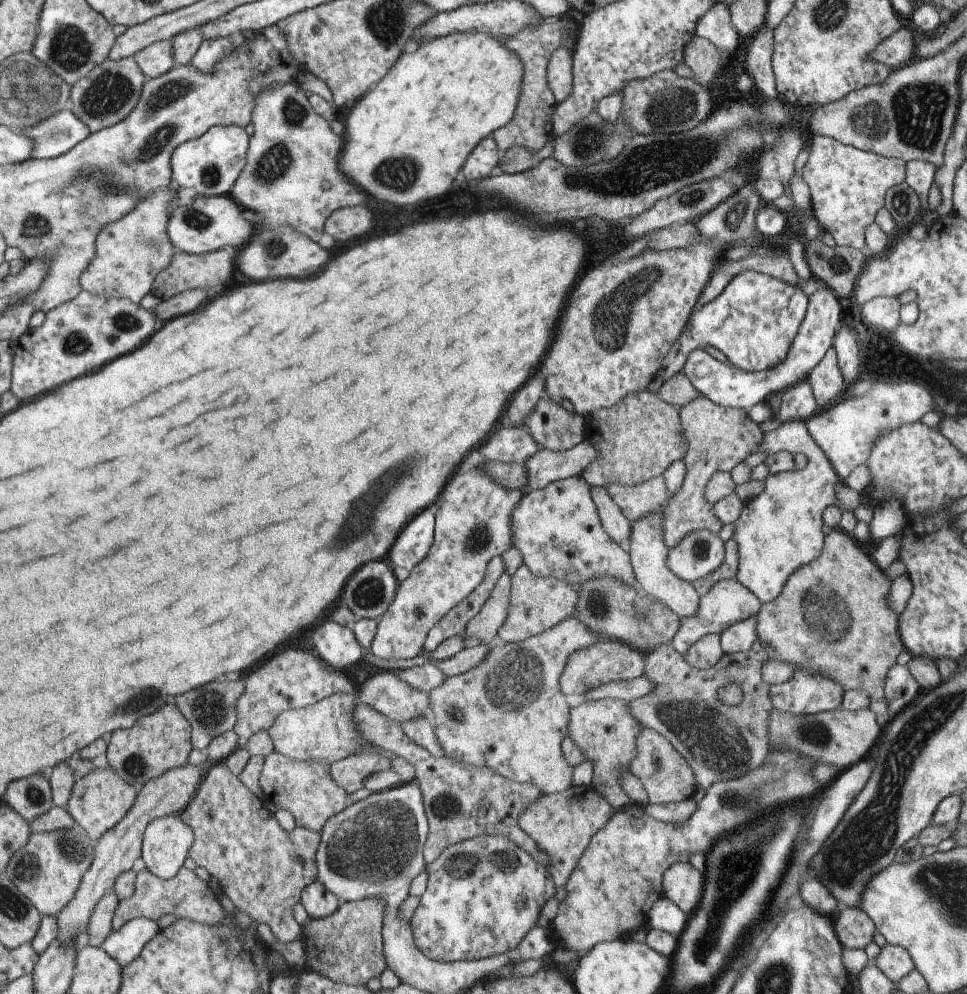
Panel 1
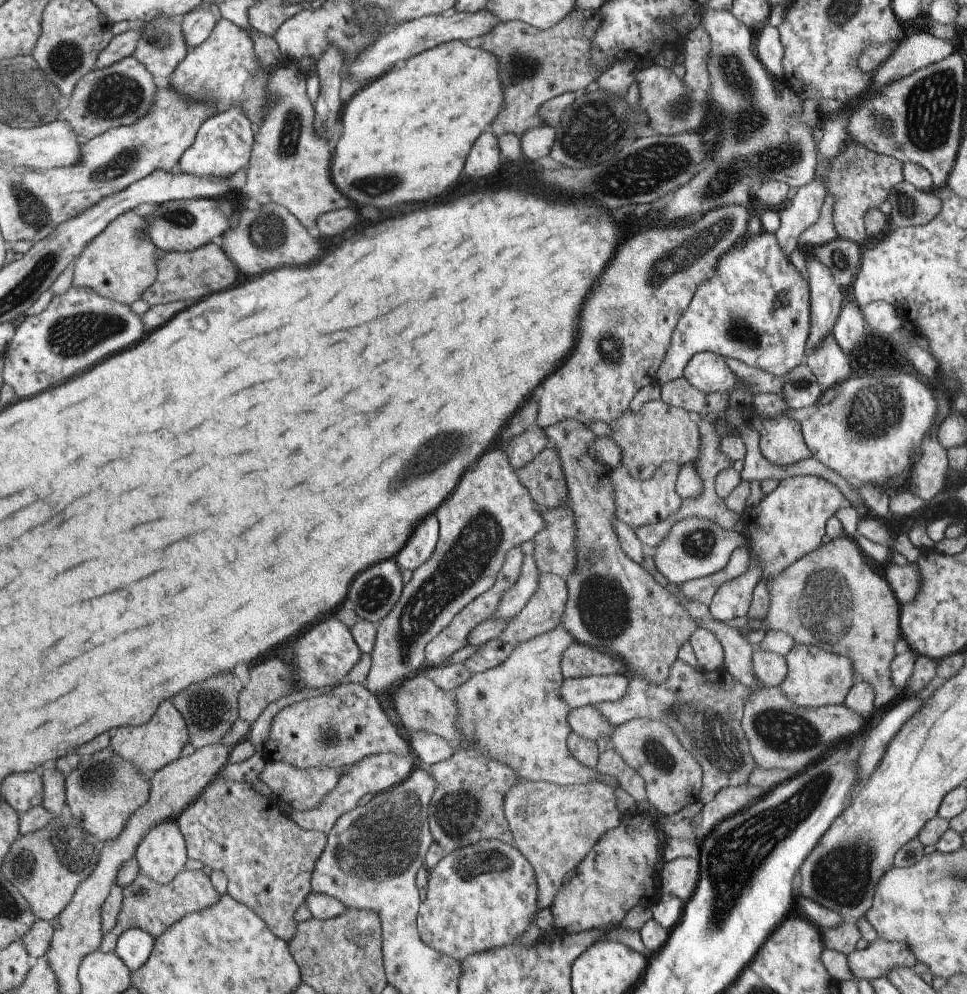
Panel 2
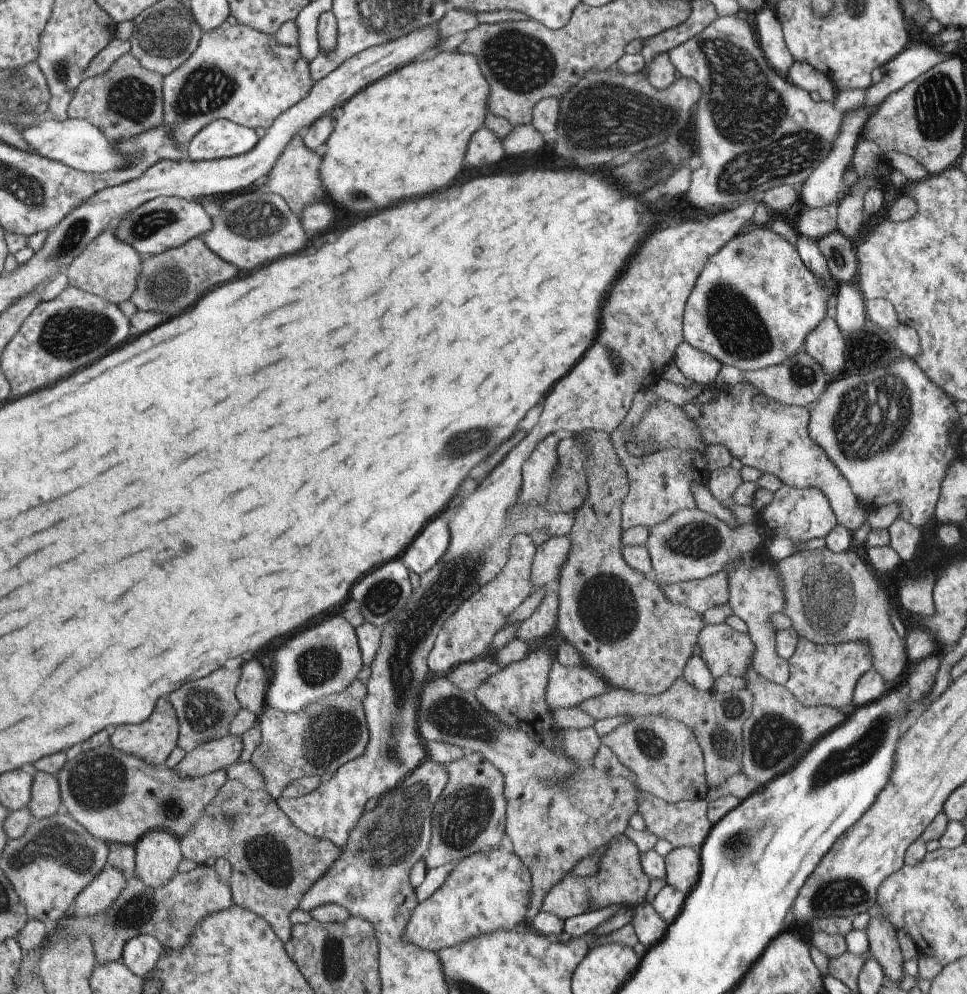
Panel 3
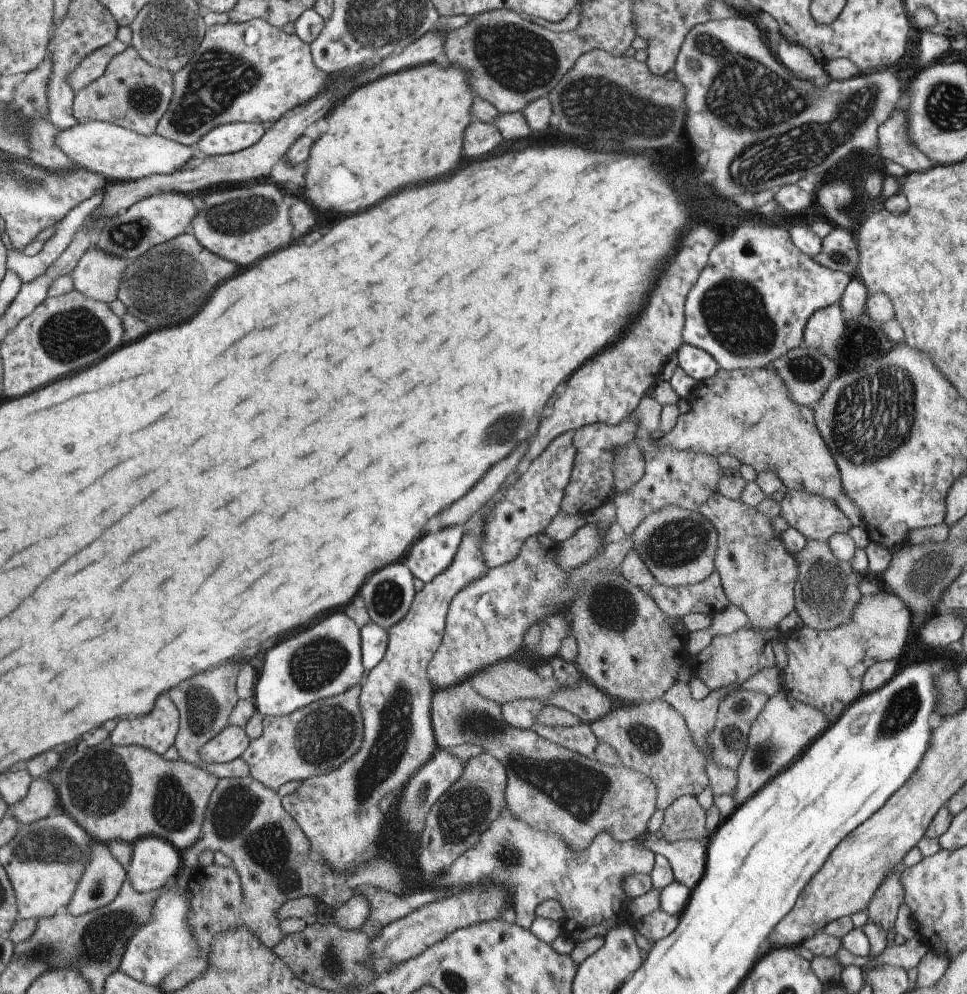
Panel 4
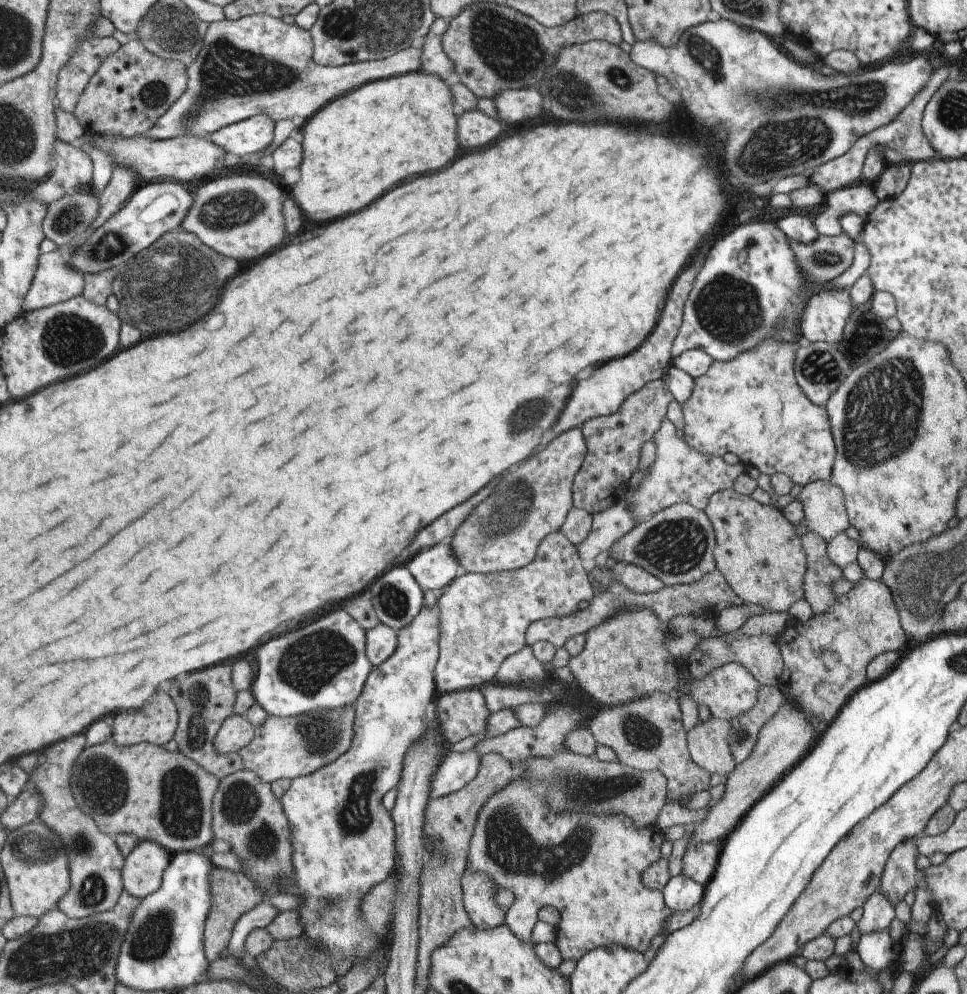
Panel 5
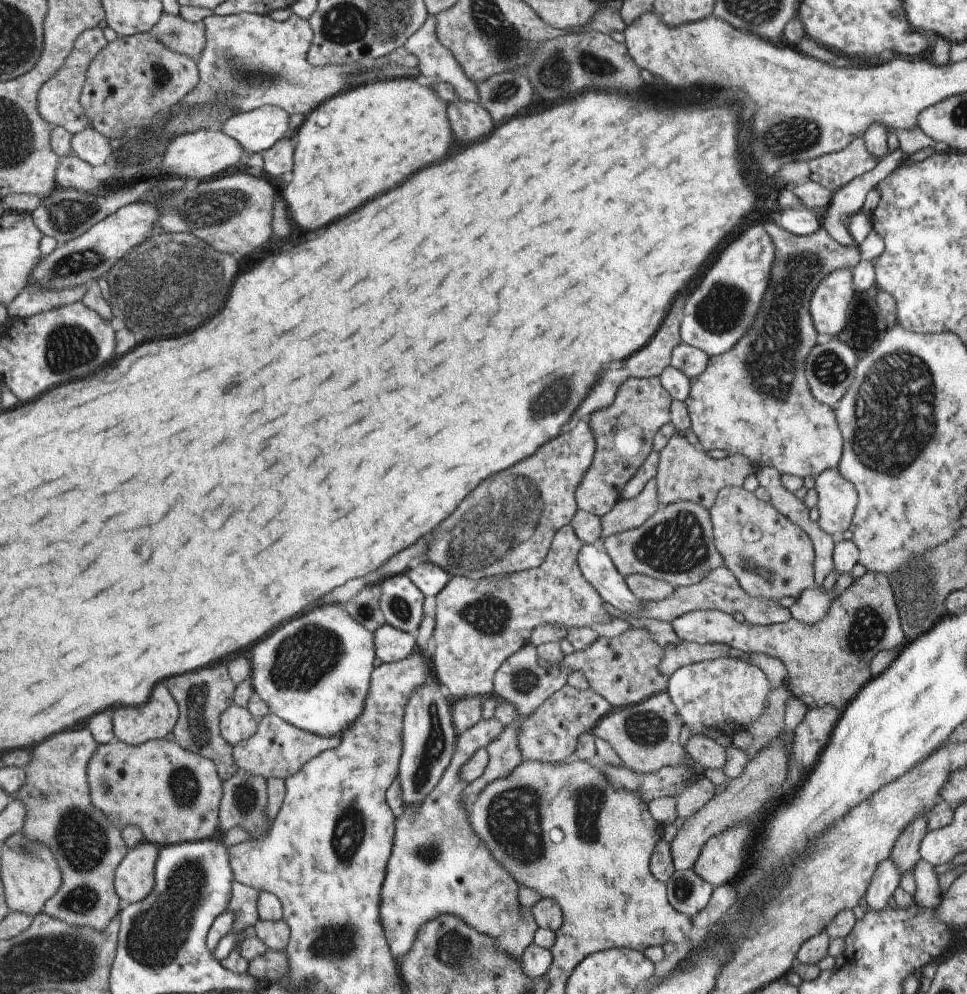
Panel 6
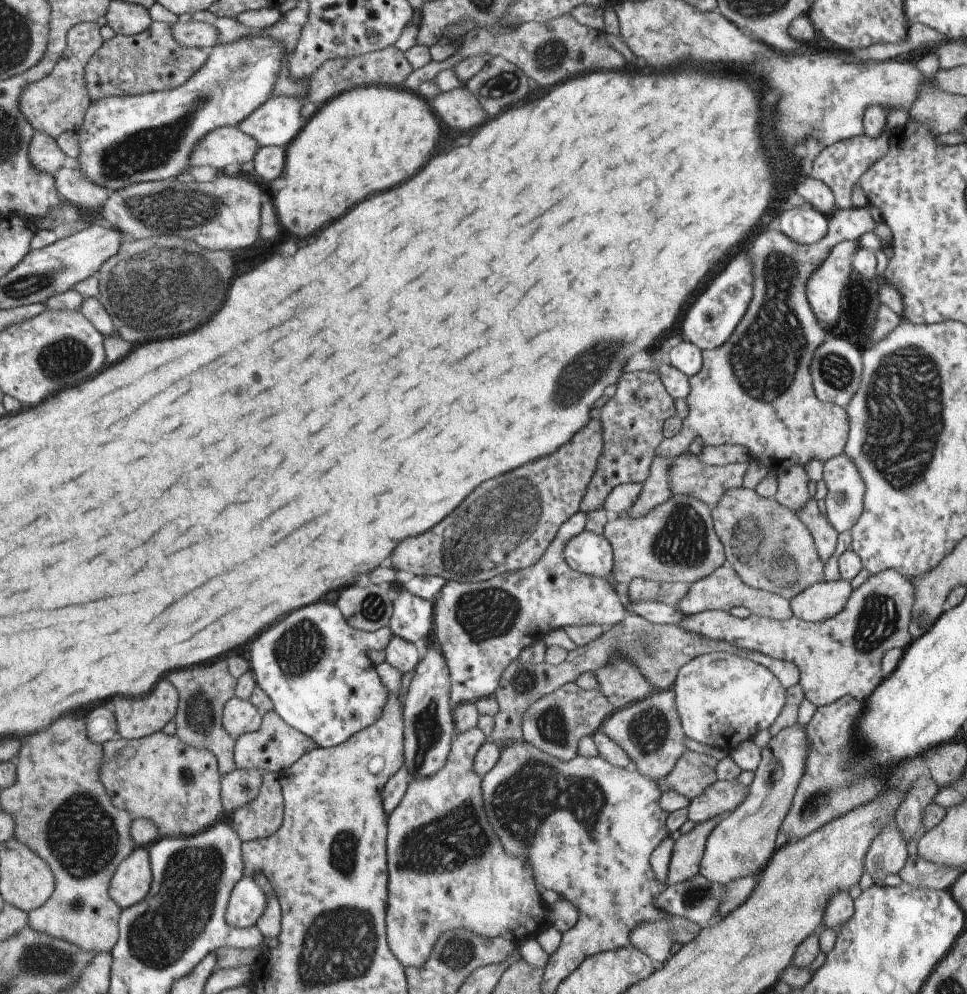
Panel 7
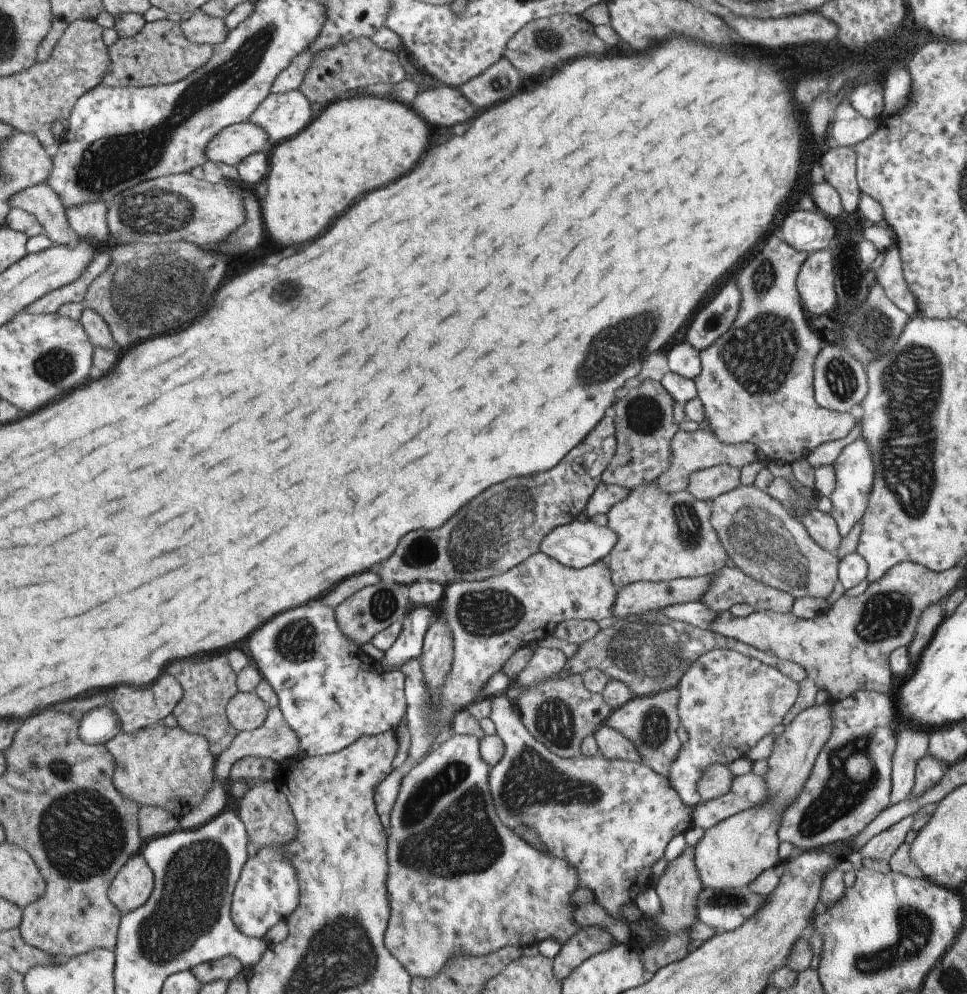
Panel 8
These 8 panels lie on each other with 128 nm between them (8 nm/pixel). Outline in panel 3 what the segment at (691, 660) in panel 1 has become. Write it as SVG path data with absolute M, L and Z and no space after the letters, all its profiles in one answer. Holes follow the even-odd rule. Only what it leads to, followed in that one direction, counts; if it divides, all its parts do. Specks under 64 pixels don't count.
M728 624L703 625L695 639L699 646L700 657L704 660L705 667L713 680L723 675L743 676L746 668L752 665L753 642L748 634L735 632Z

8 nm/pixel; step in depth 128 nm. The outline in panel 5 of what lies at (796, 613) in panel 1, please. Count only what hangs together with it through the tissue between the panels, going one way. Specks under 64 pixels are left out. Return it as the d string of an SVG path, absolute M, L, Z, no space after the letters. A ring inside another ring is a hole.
M806 530L800 537L806 557L803 576L803 599L809 604L815 616L824 614L836 598L831 592L831 584L846 575L846 572L829 562L826 543L821 536Z

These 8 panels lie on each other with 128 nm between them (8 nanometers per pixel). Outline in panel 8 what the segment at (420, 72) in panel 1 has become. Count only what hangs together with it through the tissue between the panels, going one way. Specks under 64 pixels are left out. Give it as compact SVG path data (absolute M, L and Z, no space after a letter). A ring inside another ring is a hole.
M353 94L328 103L301 132L270 146L268 172L263 180L267 180L269 188L261 202L267 236L281 246L293 246L317 238L341 212L347 210L347 206L355 202L355 198L361 198L365 192L381 188L409 172L427 142L427 124L409 105L396 99Z

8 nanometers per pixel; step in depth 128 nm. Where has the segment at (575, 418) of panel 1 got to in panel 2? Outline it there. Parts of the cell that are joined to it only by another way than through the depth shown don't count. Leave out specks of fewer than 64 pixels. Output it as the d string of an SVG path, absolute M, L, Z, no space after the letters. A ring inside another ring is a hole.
M573 419L556 422L546 426L543 429L543 434L546 436L546 440L553 450L555 450L560 465L562 466L562 474L564 475L564 482L566 483L566 490L569 496L569 505L571 507L574 516L574 525L576 526L576 540L574 541L574 551L576 552L576 570L571 573L565 580L566 591L568 597L562 614L561 626L569 631L569 634L574 638L574 642L583 643L590 647L597 647L608 653L613 653L615 656L622 660L622 663L626 666L627 676L633 676L635 673L641 675L648 683L658 685L662 683L668 676L669 667L673 664L674 660L678 656L678 650L683 643L687 643L689 636L694 632L695 629L699 628L696 626L696 622L682 609L682 606L678 604L678 600L674 597L671 592L664 589L657 583L657 581L642 568L636 562L633 562L627 555L621 550L620 544L617 542L616 534L613 532L610 522L615 520L614 516L614 502L612 495L612 484L610 483L610 468L603 468L599 465L600 463L596 459L591 459L587 454L586 450L590 445L590 442L595 436L585 428L581 422L574 421Z

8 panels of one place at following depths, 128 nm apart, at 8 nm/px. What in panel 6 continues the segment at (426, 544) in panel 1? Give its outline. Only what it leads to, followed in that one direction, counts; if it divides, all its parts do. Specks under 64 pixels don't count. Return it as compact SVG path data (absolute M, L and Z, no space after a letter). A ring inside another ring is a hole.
M429 561L419 562L405 573L423 596L436 596L451 577L446 570Z

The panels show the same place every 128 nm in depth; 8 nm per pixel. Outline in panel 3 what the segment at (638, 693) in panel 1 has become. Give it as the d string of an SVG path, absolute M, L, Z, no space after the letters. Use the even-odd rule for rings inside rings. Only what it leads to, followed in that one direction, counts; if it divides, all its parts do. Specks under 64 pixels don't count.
M555 660L548 676L545 700L551 710L577 707L609 688L611 686L589 668L564 667Z

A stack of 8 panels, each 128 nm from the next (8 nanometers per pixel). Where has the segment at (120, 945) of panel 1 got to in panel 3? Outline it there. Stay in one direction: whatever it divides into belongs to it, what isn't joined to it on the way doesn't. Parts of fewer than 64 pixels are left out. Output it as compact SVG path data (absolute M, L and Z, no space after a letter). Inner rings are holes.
M137 935L124 942L120 958L131 973L143 978L158 961L164 943L149 935Z

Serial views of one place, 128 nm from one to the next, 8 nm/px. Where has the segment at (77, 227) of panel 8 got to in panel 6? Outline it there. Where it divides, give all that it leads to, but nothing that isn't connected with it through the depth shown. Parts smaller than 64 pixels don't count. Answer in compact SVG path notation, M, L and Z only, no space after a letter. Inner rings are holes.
M73 154L57 158L55 166L54 184L62 189L73 189L76 191L91 193L100 182L93 177L92 164L81 160Z

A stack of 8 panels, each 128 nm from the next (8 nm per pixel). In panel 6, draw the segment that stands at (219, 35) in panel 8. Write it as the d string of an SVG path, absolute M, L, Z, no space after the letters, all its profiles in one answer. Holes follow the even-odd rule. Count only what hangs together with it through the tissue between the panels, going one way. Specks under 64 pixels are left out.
M163 13L148 30L165 48L196 60L204 47L204 24L189 22L179 15Z

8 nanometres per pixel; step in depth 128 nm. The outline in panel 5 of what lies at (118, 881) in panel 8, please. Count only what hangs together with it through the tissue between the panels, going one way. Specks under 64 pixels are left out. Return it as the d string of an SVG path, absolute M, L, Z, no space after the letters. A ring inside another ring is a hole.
M138 841L121 866L123 892L142 899L159 888L171 854L156 842Z

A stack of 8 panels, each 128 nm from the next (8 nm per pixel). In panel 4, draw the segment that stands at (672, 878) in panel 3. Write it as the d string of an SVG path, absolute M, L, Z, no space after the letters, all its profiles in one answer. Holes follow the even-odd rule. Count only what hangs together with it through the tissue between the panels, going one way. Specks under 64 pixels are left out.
M643 833L634 839L654 853L662 854L669 863L675 881L691 891L703 874L705 845L697 841L682 840L668 843L654 834Z

